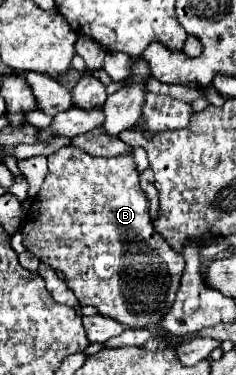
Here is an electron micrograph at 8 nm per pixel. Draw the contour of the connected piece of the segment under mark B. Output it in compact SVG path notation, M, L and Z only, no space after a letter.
M76 146L60 148L48 156L48 174L28 210L22 228L24 246L52 270L64 274L68 288L82 306L96 306L102 316L110 316L128 328L158 324L174 302L184 270L184 258L156 234L148 216L148 198L140 188L134 152L120 156L95 157Z

